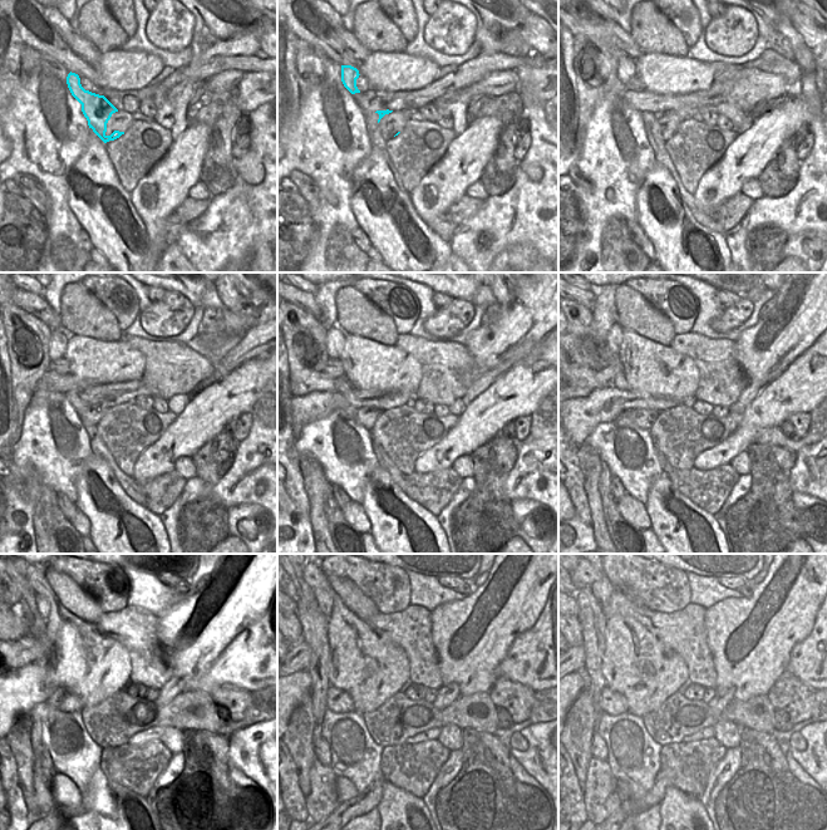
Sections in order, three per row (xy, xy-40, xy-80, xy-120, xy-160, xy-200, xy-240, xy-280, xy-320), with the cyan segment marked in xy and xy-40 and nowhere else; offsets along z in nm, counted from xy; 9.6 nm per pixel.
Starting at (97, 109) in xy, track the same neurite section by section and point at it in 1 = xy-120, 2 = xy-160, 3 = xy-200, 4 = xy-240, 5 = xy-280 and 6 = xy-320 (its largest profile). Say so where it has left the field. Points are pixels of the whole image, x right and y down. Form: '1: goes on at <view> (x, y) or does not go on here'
1: goes on at xy-120 (59, 338)
2: goes on at xy-160 (335, 338)
3: goes on at xy-200 (615, 337)
4: goes on at xy-240 (49, 610)
5: goes on at xy-280 (324, 598)
6: goes on at xy-320 (601, 589)

